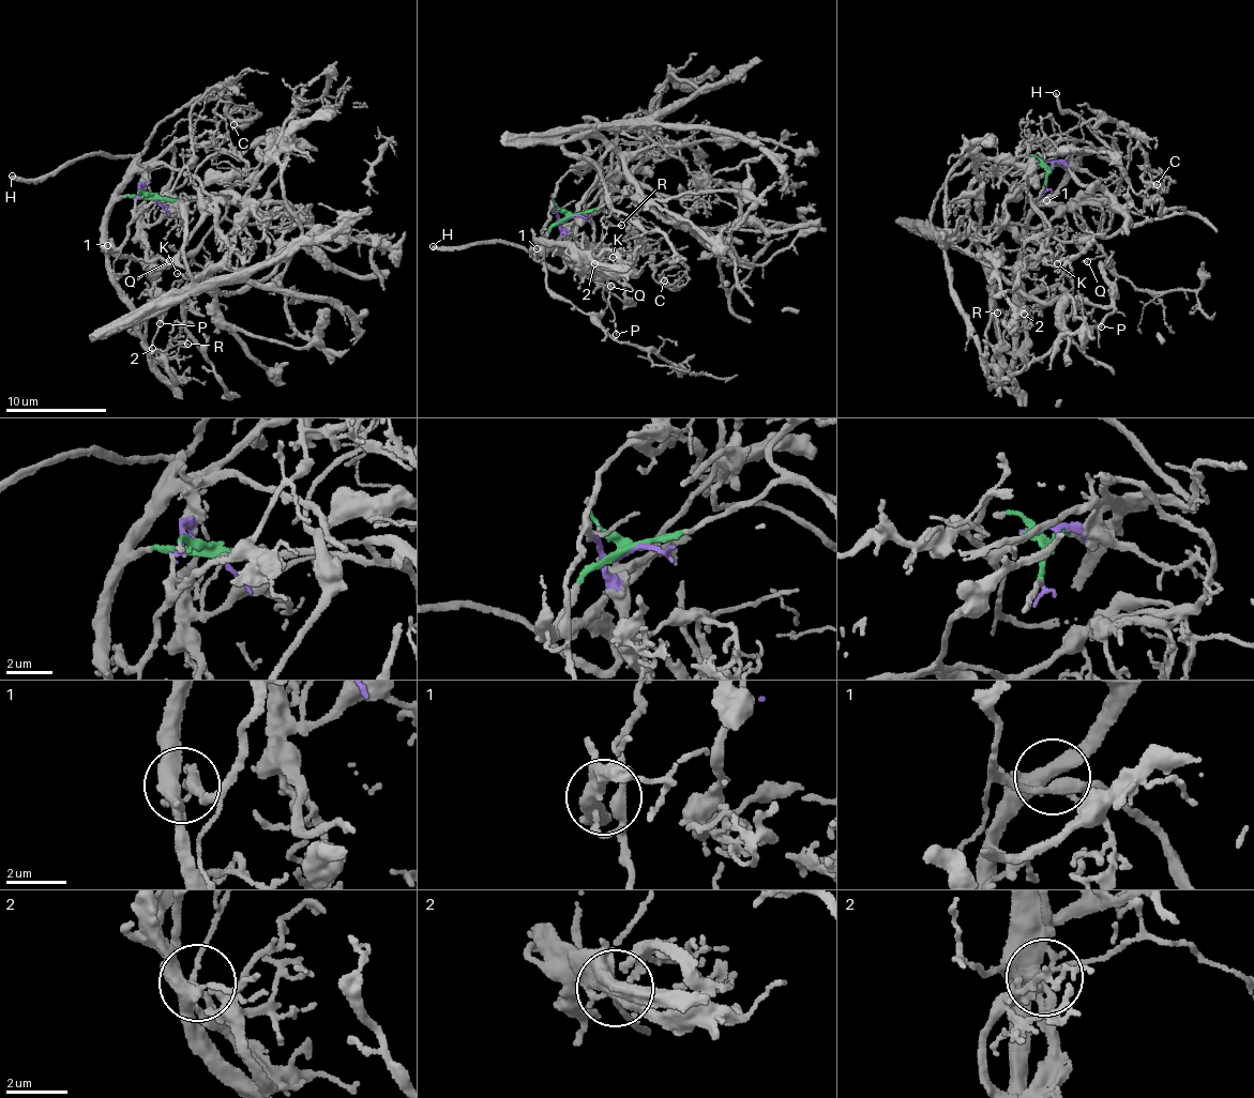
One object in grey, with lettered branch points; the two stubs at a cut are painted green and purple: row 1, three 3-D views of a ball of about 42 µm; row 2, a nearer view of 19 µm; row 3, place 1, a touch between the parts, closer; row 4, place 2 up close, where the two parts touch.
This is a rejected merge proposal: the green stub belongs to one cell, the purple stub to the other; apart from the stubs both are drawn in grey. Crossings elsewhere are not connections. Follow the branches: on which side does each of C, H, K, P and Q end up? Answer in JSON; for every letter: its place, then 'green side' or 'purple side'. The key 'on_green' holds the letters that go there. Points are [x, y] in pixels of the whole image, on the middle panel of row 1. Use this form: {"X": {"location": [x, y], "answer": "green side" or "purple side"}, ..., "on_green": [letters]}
{"C": {"location": [664, 280], "answer": "green side"}, "H": {"location": [433, 246], "answer": "green side"}, "K": {"location": [613, 257], "answer": "green side"}, "P": {"location": [616, 334], "answer": "purple side"}, "Q": {"location": [610, 286], "answer": "purple side"}, "on_green": ["C", "H", "K"]}

